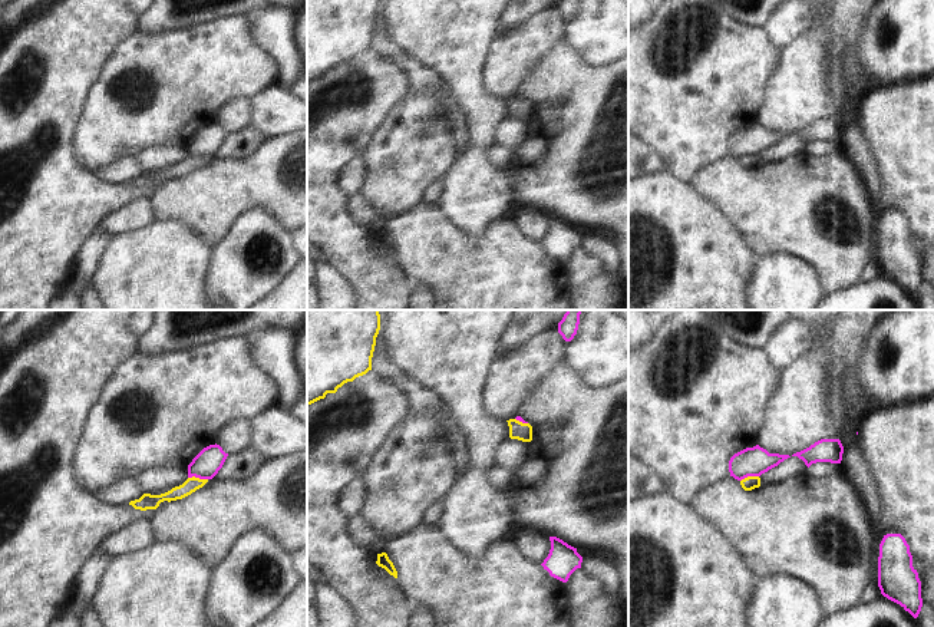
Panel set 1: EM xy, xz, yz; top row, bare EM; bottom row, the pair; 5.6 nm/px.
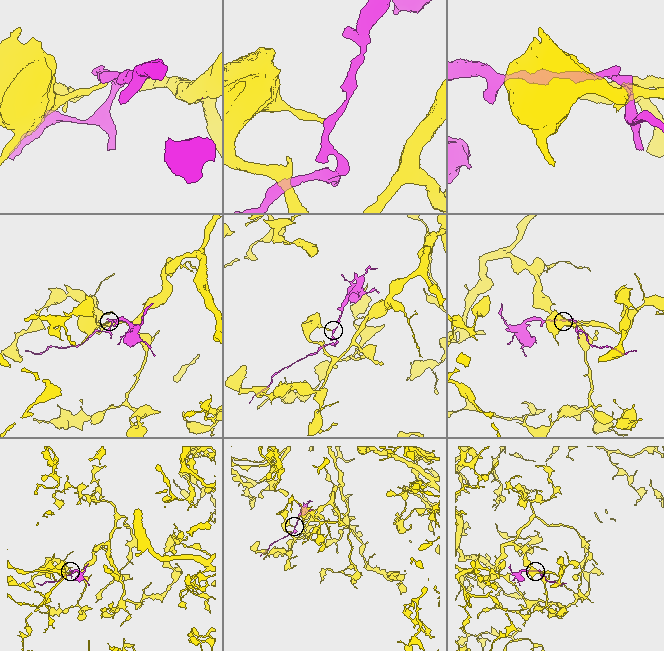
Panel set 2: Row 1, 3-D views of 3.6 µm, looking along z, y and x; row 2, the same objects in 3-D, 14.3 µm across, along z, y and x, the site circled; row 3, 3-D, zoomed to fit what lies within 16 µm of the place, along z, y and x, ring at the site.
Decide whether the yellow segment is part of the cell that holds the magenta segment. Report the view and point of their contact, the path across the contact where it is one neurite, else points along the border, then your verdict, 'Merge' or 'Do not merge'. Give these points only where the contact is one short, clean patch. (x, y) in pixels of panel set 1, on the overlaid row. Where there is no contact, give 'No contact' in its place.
Touches magenta at xy (198, 477). Boundary: xy (188, 477), (207, 479). Do not merge

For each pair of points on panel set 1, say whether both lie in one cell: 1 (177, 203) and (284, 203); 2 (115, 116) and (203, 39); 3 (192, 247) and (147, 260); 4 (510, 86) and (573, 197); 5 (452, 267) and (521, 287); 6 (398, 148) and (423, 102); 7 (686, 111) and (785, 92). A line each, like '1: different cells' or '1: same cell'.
1: same cell
2: same cell
3: same cell
4: different cells
5: same cell
6: same cell
7: different cells

